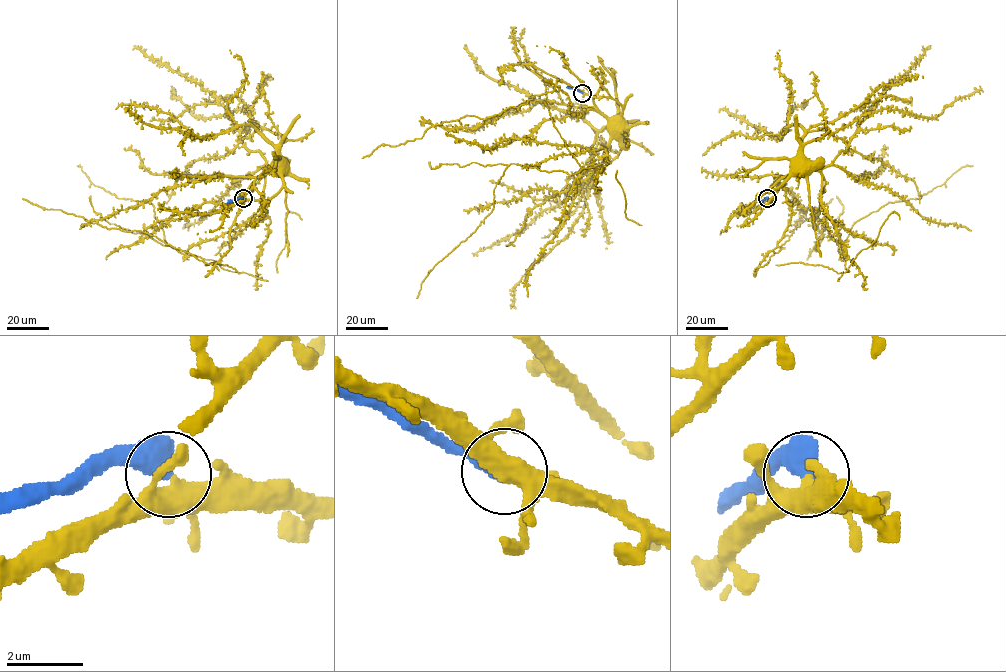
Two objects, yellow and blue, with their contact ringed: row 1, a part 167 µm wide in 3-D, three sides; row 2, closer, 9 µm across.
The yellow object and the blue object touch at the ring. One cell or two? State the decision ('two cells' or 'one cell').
two cells

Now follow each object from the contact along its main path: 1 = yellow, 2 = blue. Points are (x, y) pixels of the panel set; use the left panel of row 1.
1: (243, 199), (270, 199), (282, 178), (270, 170), (255, 213), (183, 254), (149, 202), (119, 199), (77, 166)
2: (243, 199), (227, 202)

